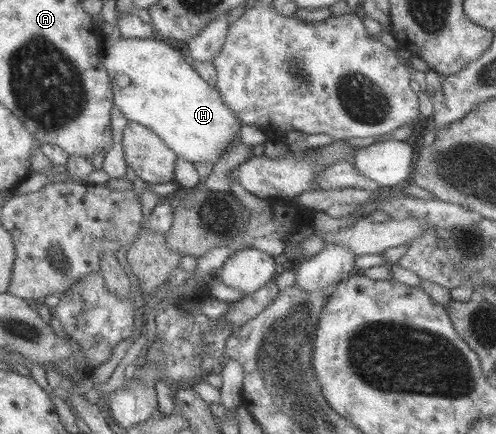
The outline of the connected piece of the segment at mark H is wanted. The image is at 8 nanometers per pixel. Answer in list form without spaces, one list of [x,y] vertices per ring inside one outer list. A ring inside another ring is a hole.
[[[115,34],[105,41],[105,70],[113,79],[115,106],[130,122],[157,132],[179,157],[213,165],[241,137],[241,120],[229,110],[218,86],[211,86],[185,61],[184,53],[159,37],[125,38]]]

